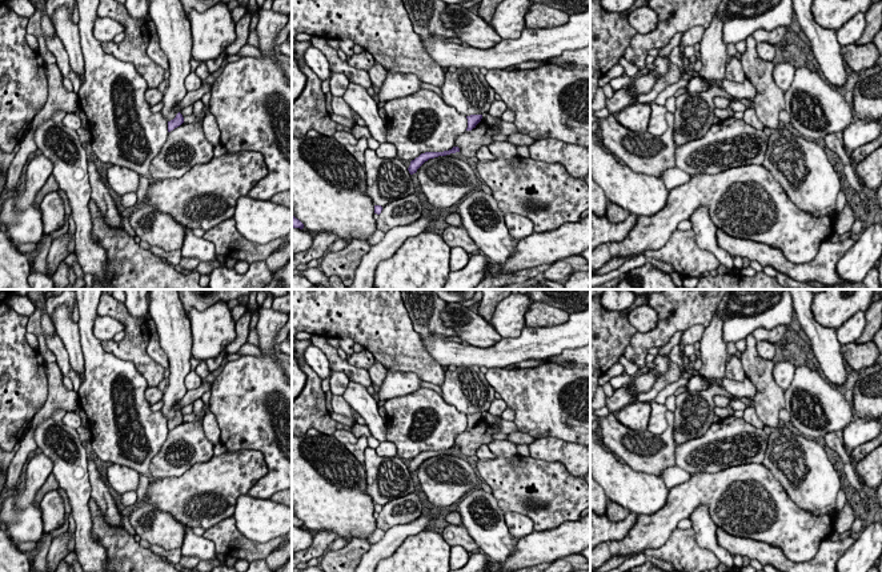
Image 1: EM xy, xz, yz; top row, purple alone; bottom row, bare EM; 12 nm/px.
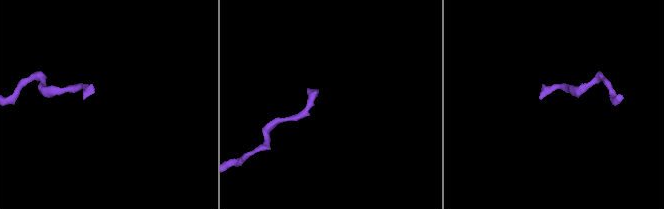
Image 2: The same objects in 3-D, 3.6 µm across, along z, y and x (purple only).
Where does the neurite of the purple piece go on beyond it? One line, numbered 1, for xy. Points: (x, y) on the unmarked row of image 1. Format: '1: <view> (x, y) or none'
1: none

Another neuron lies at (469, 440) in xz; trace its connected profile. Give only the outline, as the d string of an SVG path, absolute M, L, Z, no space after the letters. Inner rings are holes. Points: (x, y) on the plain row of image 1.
M481 420L472 428L465 429L456 437L454 445L460 447L460 452L464 456L476 456L477 449L485 444L489 445L493 440L493 435L500 432L498 424Z

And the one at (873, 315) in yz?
M877 297L865 312L866 325L861 337L855 341L858 344L869 343L882 327L882 299Z

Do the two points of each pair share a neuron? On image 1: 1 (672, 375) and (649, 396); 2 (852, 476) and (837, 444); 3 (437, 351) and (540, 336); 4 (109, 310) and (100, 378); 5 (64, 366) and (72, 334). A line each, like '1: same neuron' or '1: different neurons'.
1: same neuron
2: same neuron
3: same neuron
4: different neurons
5: different neurons

